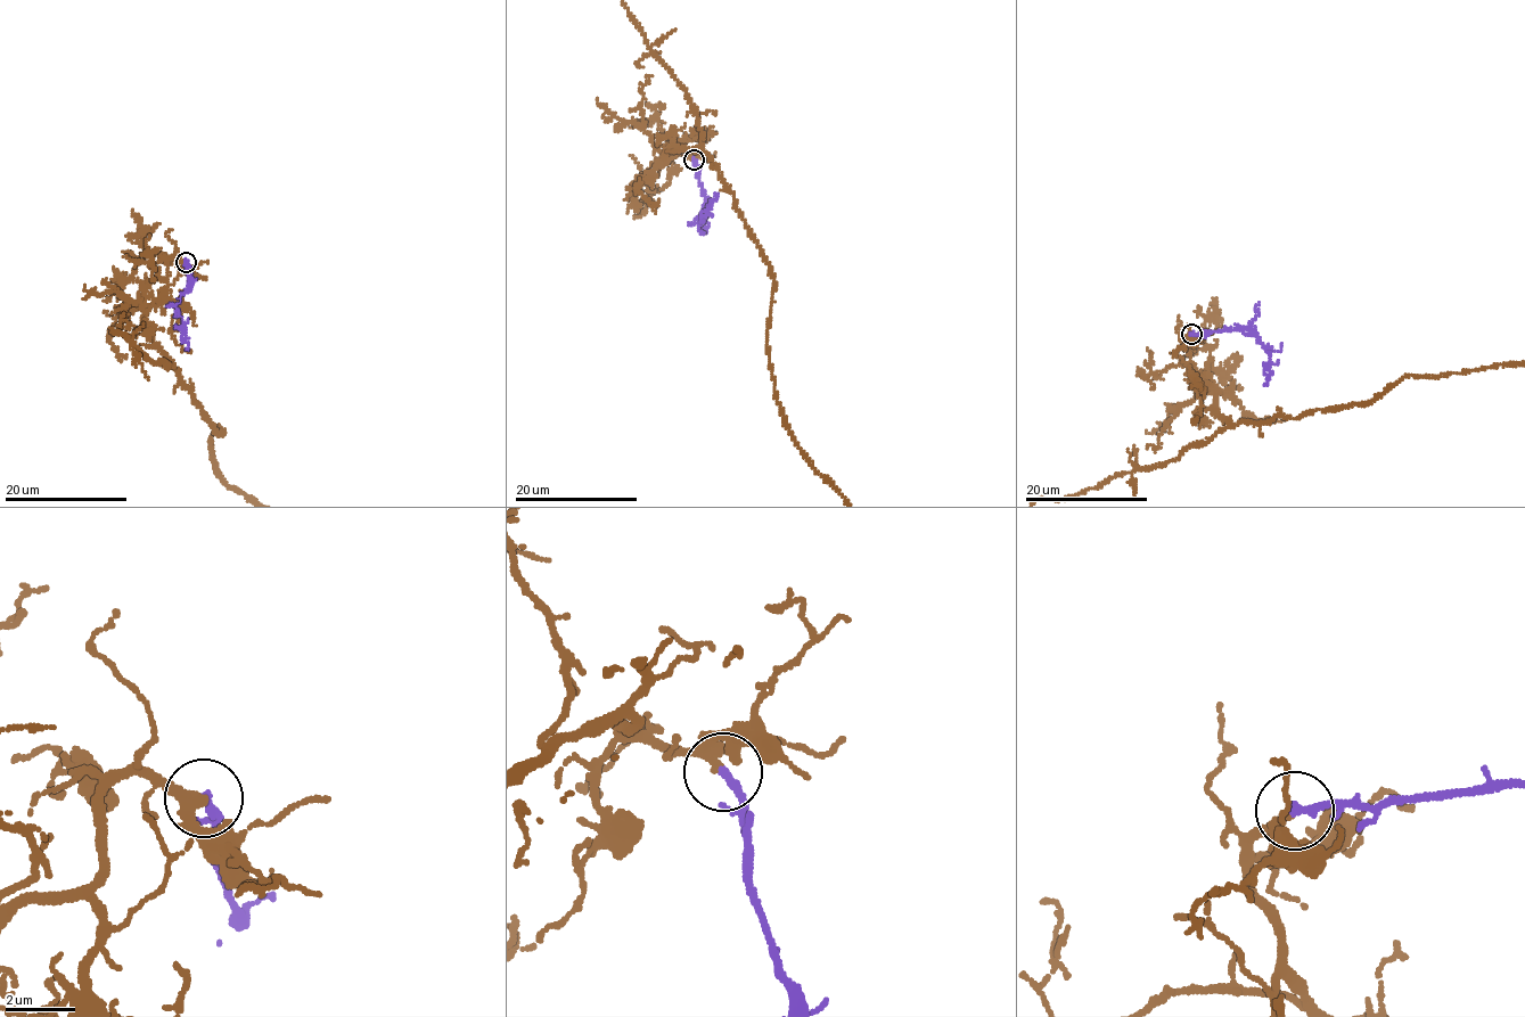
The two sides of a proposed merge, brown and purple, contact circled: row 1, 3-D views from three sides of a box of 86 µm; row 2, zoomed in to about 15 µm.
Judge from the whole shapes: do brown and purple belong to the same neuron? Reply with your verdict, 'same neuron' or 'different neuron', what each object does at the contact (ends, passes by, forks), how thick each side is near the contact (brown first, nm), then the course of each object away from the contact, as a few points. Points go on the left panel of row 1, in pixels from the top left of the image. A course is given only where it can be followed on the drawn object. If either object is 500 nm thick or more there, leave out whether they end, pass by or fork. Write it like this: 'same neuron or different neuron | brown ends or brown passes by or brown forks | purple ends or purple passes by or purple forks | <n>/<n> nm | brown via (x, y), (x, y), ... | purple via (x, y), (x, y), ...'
same neuron | brown passes by | purple ends | 280/280 nm | purple via (186, 262), (191, 281), (180, 297), (177, 310), (188, 350)

